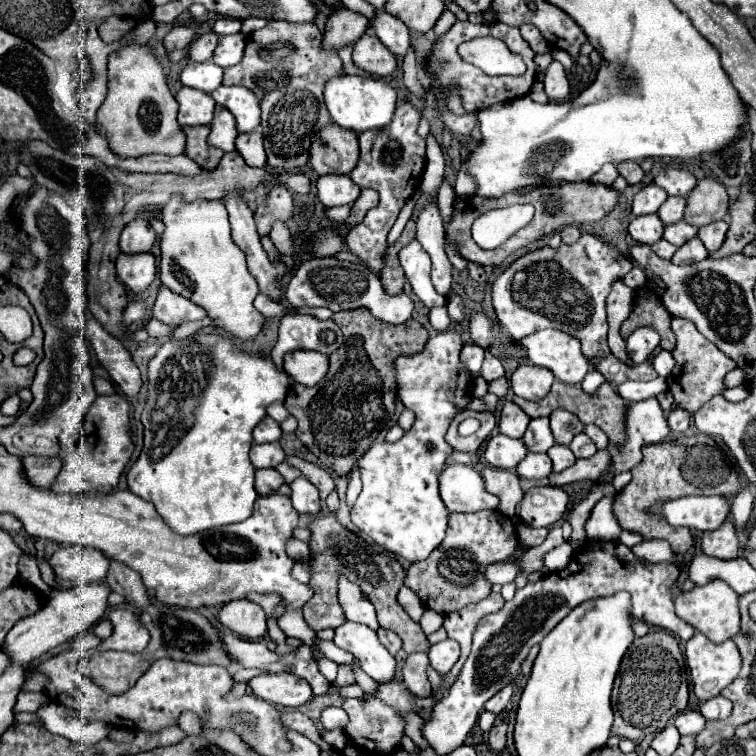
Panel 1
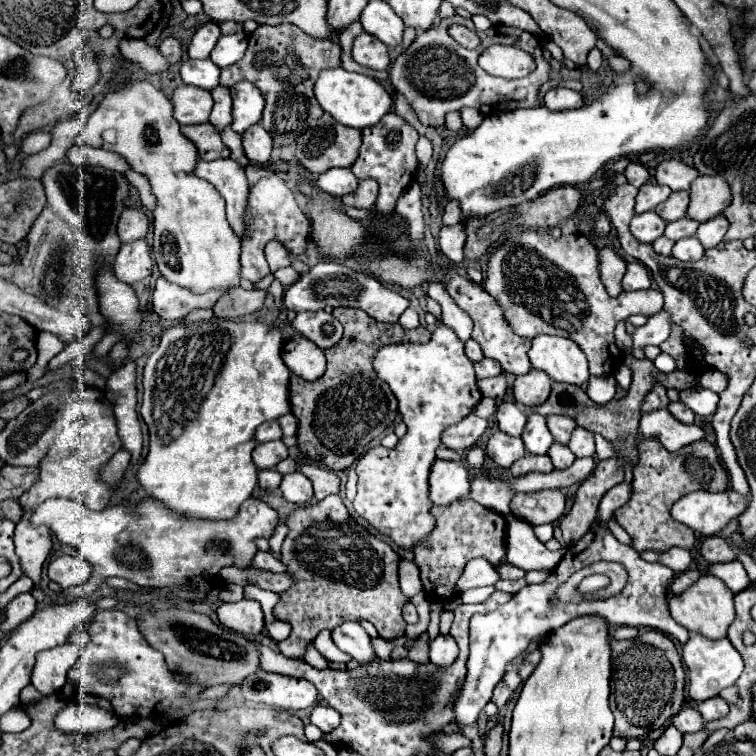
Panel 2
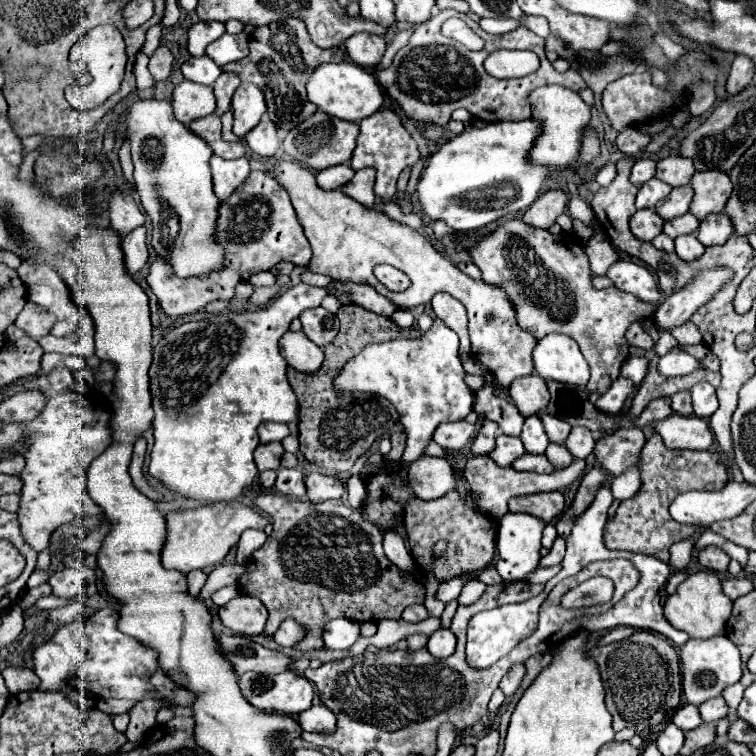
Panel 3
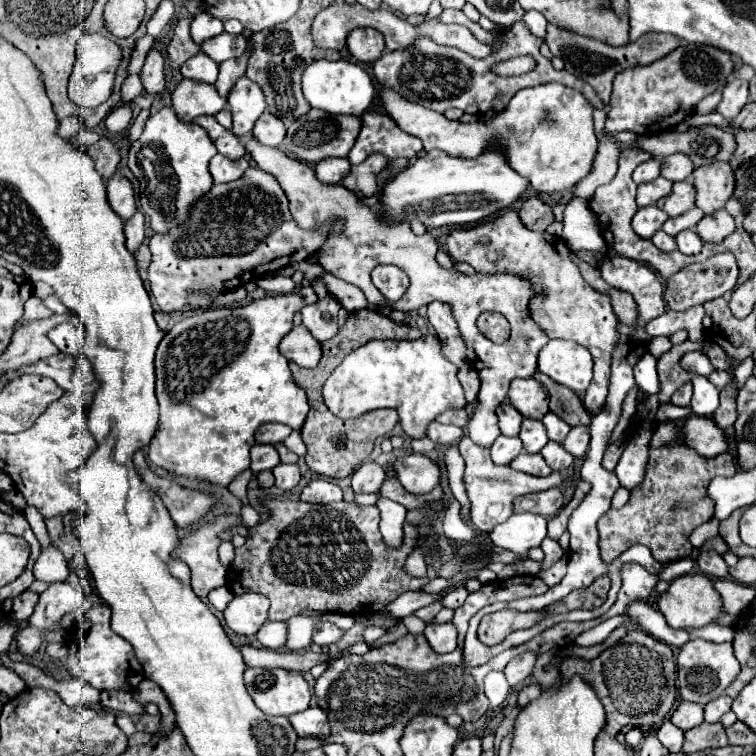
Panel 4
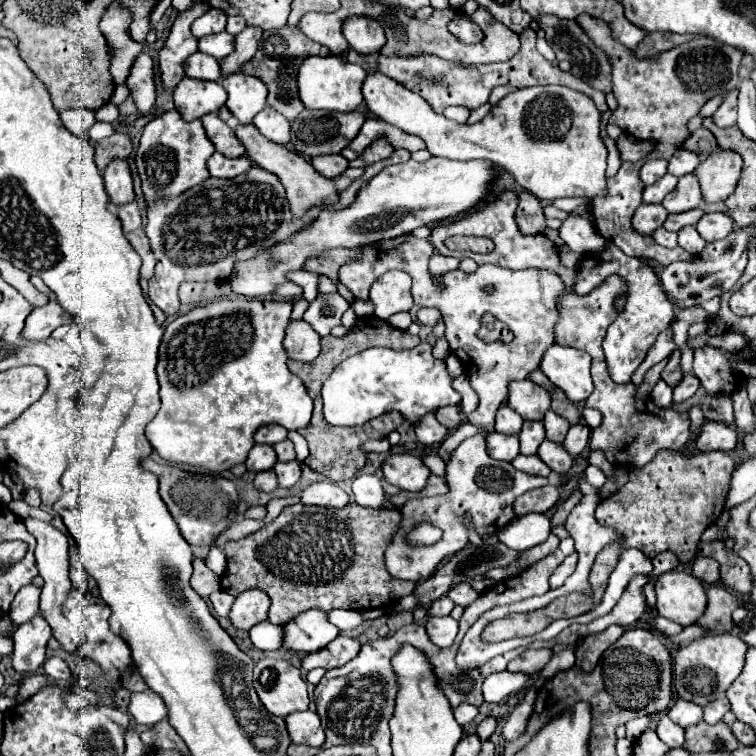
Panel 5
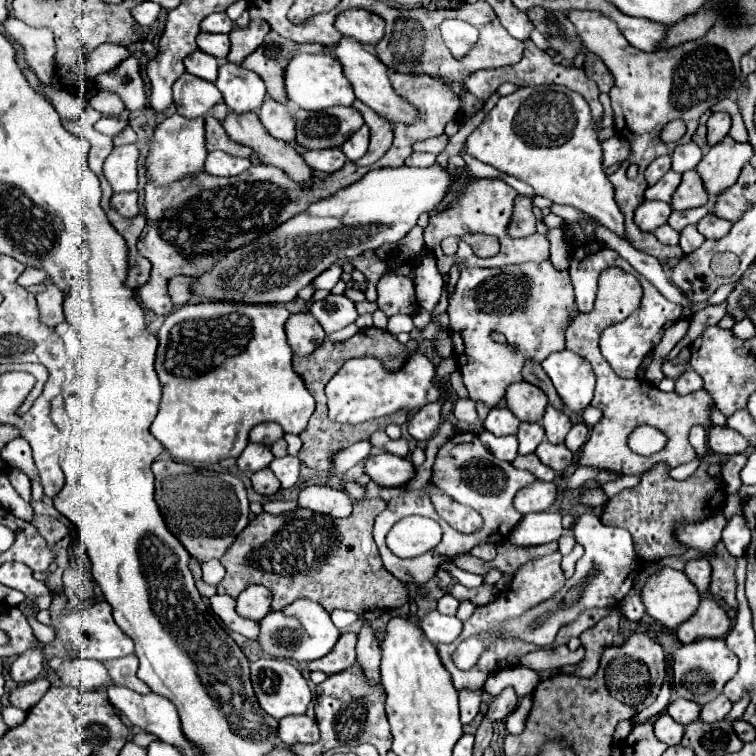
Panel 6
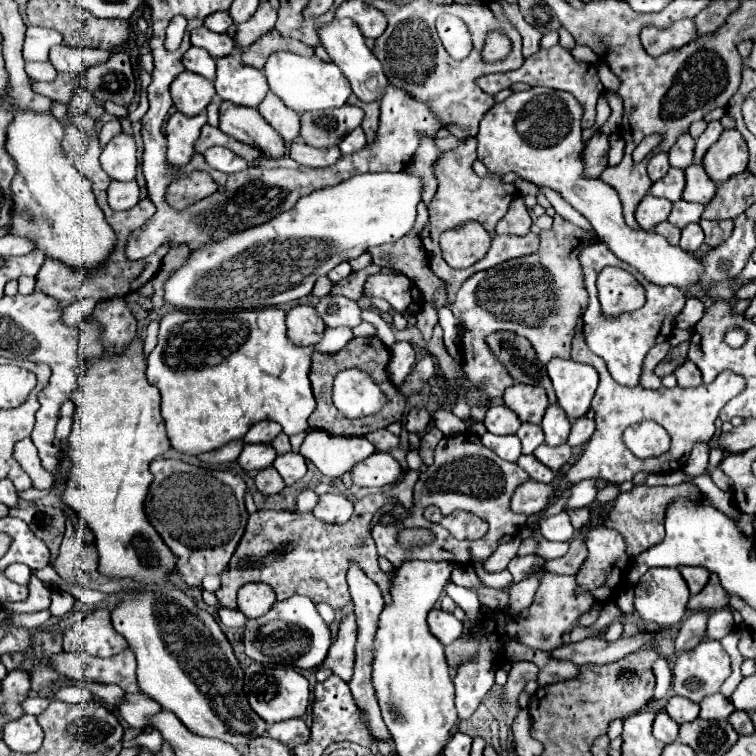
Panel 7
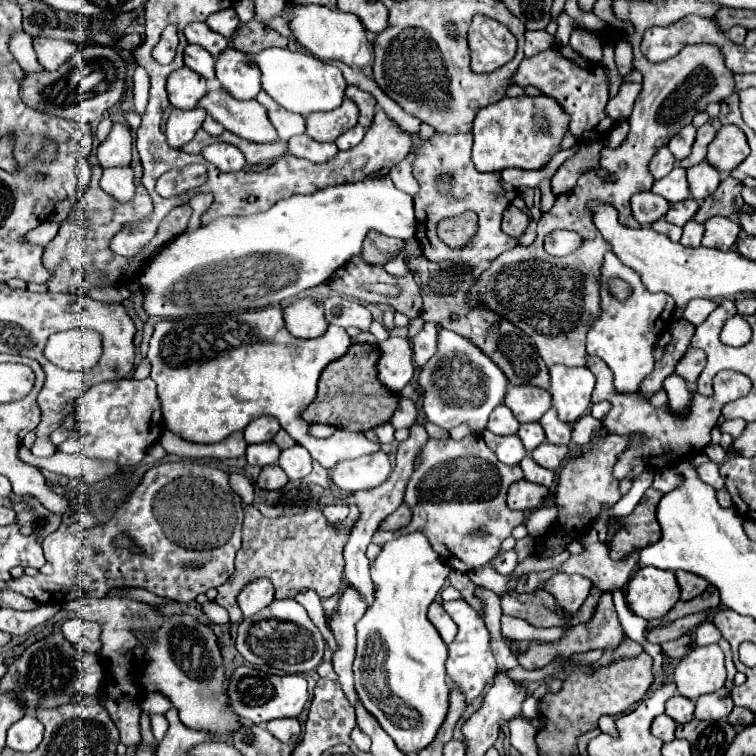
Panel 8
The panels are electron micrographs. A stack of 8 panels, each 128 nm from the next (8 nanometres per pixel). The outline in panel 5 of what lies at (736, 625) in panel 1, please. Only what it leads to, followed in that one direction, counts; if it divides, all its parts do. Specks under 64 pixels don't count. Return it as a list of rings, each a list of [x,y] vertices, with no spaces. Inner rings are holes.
[[[672,570],[658,576],[654,590],[658,598],[658,616],[664,616],[682,626],[690,626],[704,612],[706,588],[686,570]]]

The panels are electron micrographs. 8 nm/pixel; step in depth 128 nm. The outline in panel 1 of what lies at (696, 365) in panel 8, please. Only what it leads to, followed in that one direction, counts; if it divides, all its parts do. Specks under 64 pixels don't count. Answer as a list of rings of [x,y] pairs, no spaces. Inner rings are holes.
[[[674,408],[674,410],[670,410],[670,414],[668,414],[668,424],[670,424],[670,428],[672,428],[674,432],[686,432],[688,426],[690,426],[690,418],[692,418],[692,414],[690,414],[688,410],[684,410],[684,408]]]

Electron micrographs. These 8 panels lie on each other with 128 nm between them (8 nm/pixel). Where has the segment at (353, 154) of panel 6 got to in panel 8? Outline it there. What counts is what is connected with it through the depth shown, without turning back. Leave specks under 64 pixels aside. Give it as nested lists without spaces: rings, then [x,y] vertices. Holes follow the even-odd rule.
[[[356,124],[356,126],[350,128],[350,130],[346,130],[346,132],[336,140],[338,150],[350,150],[350,148],[354,148],[356,144],[360,144],[362,138],[364,138],[364,132],[366,132],[366,130],[364,130],[360,124]]]

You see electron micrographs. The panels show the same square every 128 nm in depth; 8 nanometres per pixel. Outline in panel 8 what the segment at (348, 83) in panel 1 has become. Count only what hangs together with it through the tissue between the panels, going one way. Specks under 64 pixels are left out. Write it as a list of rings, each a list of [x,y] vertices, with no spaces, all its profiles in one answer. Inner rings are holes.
[[[266,48],[260,54],[252,56],[252,60],[262,70],[262,90],[268,92],[280,106],[288,112],[298,112],[308,116],[312,112],[328,112],[342,104],[346,80],[334,64],[322,62],[304,52],[290,52],[284,48]]]

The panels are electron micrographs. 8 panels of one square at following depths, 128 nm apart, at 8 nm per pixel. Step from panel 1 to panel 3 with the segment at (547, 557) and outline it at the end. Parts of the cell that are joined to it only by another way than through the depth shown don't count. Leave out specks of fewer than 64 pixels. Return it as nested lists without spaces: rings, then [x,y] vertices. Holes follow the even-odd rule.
[[[508,512],[500,520],[500,528],[496,532],[496,548],[500,548],[500,536],[512,536],[512,556],[498,554],[496,562],[496,570],[502,576],[502,580],[524,580],[524,576],[538,566],[542,548],[540,538],[544,526],[544,520],[538,520],[530,514]]]

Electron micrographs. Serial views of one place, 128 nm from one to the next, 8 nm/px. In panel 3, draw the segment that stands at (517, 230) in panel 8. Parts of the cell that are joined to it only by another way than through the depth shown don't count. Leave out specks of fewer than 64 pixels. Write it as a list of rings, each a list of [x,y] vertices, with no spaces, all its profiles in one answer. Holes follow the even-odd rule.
[[[550,190],[542,194],[532,206],[528,206],[522,220],[534,228],[550,228],[554,220],[566,210],[566,202],[568,196],[562,190]]]

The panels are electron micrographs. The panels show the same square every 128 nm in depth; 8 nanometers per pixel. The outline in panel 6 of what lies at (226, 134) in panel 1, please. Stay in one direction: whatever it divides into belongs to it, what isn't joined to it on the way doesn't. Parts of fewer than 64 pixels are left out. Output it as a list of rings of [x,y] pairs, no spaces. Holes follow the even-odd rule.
[[[254,18],[250,20],[250,24],[246,28],[234,28],[230,32],[230,42],[232,42],[232,48],[230,48],[230,54],[228,54],[228,60],[232,62],[242,62],[248,54],[252,54],[258,44],[264,40],[264,36],[270,32],[270,26],[268,22],[260,20],[260,18]]]

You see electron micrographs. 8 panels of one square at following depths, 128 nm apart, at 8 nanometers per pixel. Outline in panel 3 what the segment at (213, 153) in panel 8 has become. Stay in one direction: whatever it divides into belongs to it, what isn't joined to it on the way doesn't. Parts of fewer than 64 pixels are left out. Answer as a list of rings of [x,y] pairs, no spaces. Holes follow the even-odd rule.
[[[212,156],[210,168],[214,176],[214,192],[220,200],[224,200],[224,196],[230,196],[236,190],[236,186],[240,186],[246,180],[250,172],[250,164],[246,158],[224,160],[220,156]]]

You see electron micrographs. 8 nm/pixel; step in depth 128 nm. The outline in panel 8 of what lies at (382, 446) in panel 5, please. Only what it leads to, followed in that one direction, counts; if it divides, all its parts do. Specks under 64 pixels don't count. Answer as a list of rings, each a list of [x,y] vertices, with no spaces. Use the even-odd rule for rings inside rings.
[[[268,306],[254,312],[242,314],[210,314],[182,320],[162,320],[154,326],[154,334],[150,338],[148,360],[152,364],[150,378],[158,386],[158,398],[162,404],[164,426],[182,436],[184,440],[214,444],[232,432],[244,430],[248,422],[254,418],[268,414],[278,418],[280,426],[300,444],[310,456],[320,462],[324,468],[332,468],[342,458],[360,458],[364,454],[372,454],[380,450],[380,444],[366,438],[364,432],[346,432],[338,430],[338,436],[332,438],[314,438],[310,436],[312,422],[300,418],[300,412],[314,400],[316,384],[320,374],[328,362],[334,362],[348,348],[348,336],[344,328],[330,325],[322,338],[302,340],[290,336],[282,320],[282,308]]]

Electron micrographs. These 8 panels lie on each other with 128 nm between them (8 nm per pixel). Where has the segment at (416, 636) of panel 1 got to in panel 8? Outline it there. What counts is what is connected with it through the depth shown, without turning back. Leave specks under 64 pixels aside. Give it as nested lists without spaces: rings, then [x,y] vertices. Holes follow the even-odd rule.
[[[244,506],[242,522],[242,546],[236,552],[236,570],[226,584],[218,588],[216,602],[228,610],[230,620],[242,620],[242,612],[236,604],[236,596],[254,578],[270,578],[276,588],[276,598],[292,598],[302,588],[314,588],[320,598],[332,596],[342,584],[342,548],[346,544],[346,532],[328,526],[322,510],[310,508],[304,514],[290,518],[264,518],[254,506]]]

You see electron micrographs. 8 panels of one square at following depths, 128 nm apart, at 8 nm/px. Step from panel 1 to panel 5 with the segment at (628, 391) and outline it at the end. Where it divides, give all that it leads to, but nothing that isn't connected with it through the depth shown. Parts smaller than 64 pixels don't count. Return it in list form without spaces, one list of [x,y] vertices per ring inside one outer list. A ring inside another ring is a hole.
[[[660,380],[656,386],[654,386],[654,390],[652,390],[652,400],[658,404],[658,406],[668,406],[670,402],[672,402],[672,388],[664,382],[664,380]]]

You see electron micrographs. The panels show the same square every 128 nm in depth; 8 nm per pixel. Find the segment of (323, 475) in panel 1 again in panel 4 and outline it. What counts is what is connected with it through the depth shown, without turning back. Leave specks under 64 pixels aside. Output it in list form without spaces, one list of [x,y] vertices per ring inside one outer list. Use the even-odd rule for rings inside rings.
[[[312,480],[304,486],[302,494],[300,494],[302,502],[310,502],[310,504],[330,504],[330,502],[340,502],[342,500],[342,490],[336,482],[332,480]]]

